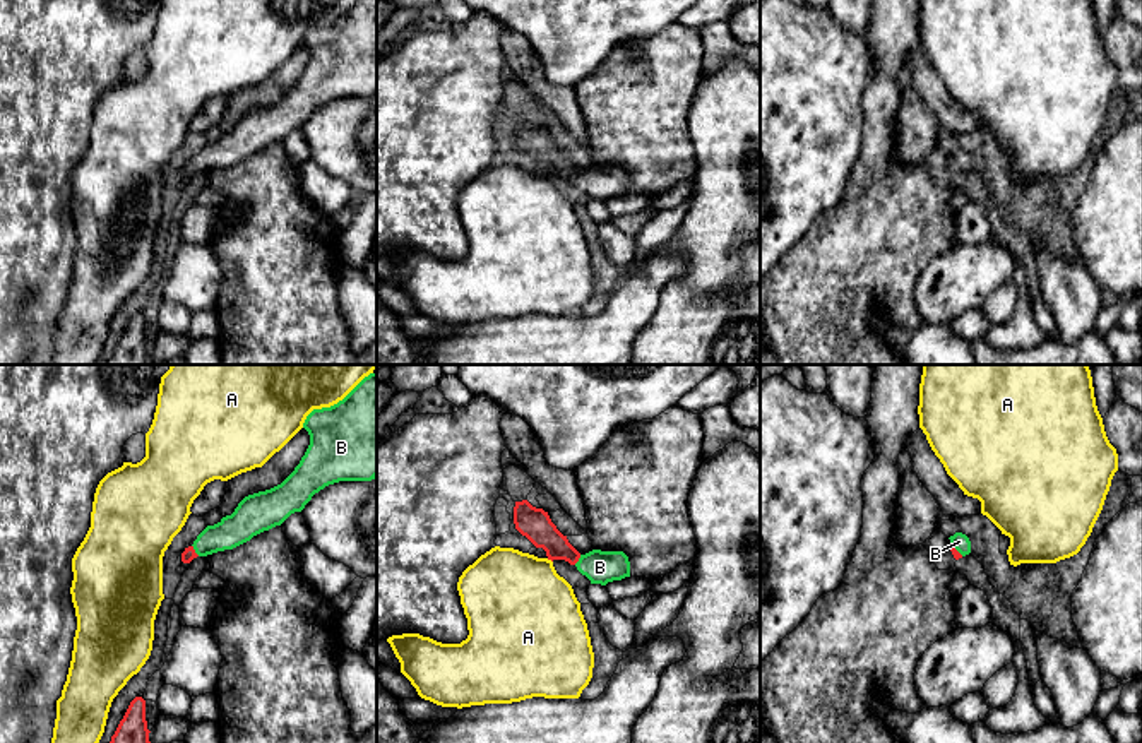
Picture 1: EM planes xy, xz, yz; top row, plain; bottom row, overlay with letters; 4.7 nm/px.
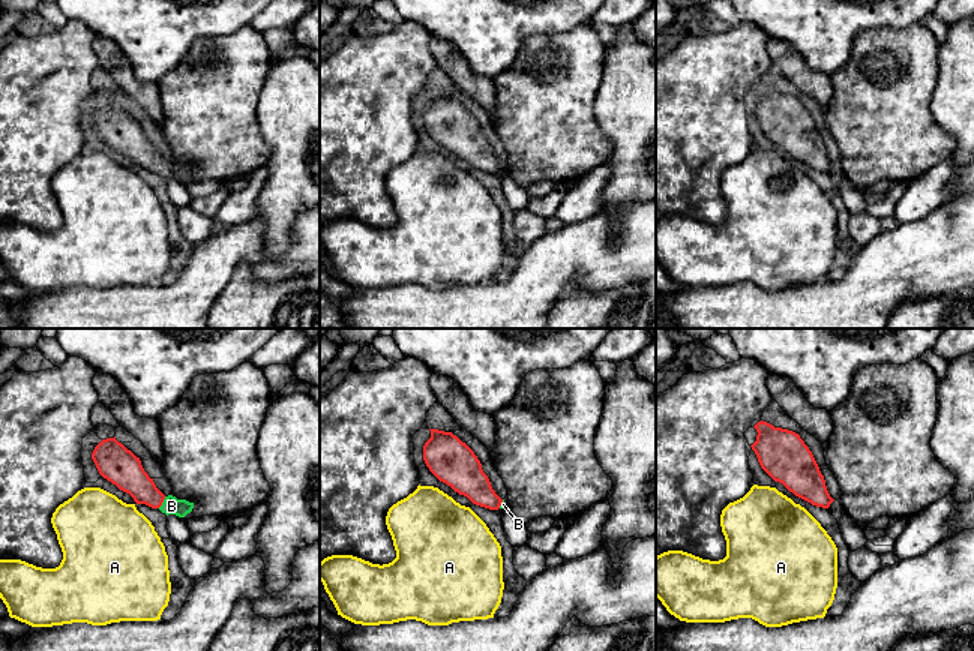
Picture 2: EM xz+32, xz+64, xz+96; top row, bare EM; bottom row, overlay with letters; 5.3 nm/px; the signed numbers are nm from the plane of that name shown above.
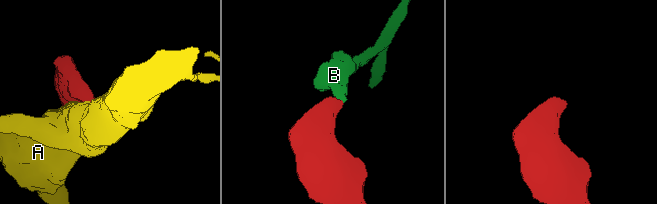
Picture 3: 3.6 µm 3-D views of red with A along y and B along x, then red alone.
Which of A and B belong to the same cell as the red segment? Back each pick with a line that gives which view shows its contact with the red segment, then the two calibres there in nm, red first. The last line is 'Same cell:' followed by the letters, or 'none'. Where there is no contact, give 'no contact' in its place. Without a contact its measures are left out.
B: xy | 60/150 nm
Same cell: B

